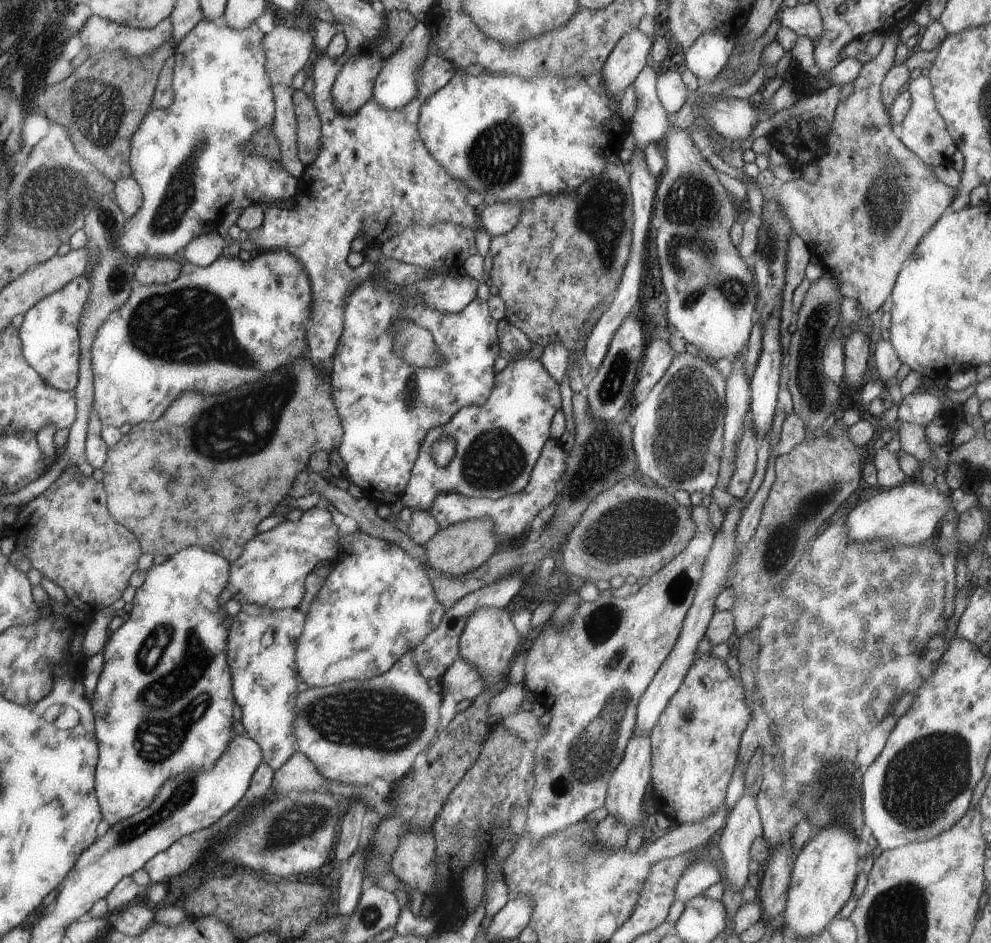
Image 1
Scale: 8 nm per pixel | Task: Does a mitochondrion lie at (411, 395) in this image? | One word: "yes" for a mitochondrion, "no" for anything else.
yes

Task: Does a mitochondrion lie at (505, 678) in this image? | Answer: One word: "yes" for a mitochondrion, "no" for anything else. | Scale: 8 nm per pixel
no

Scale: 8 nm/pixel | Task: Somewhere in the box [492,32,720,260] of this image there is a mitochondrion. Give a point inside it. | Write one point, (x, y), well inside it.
(582, 44)

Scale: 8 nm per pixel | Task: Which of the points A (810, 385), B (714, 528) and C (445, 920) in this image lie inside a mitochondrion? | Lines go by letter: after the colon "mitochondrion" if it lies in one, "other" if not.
A: mitochondrion
B: other
C: other

